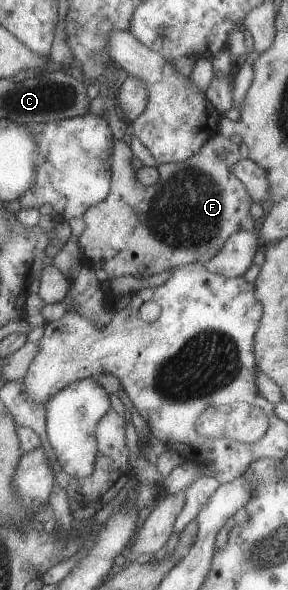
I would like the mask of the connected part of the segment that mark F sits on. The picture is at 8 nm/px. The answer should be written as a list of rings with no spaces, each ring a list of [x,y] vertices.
[[[219,134],[211,137],[201,151],[185,161],[158,166],[162,178],[155,185],[144,185],[133,169],[133,149],[127,138],[115,140],[112,167],[112,190],[105,201],[85,213],[85,233],[80,243],[87,264],[104,269],[108,279],[132,275],[147,279],[180,266],[209,263],[240,231],[253,231],[257,220],[251,215],[253,198],[247,186],[235,175],[233,167],[241,161],[241,149],[230,138]]]

